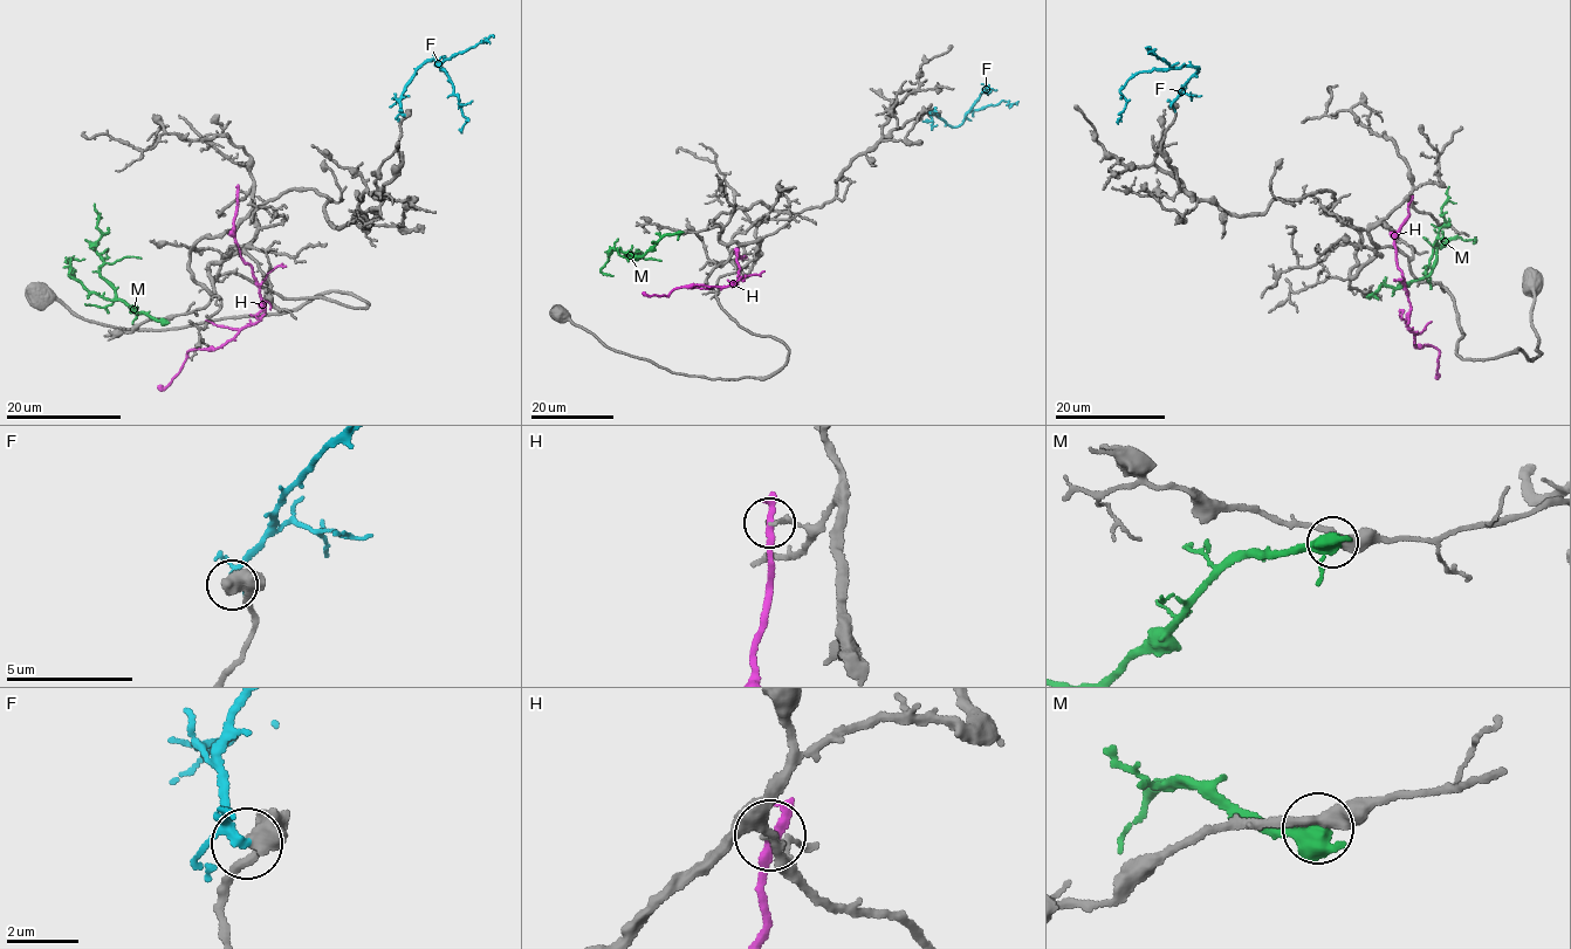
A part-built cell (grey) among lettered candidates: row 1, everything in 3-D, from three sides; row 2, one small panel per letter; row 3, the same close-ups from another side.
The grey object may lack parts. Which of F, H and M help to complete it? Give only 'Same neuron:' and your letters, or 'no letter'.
Same neuron: no letter

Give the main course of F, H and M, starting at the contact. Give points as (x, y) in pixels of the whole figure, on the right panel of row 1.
F: (1171, 105), (1199, 69), (1191, 66), (1137, 73), (1119, 90), (1126, 107), (1118, 119), (1122, 122)
H: (1408, 200), (1408, 217), (1393, 245), (1414, 345), (1439, 350), (1439, 373)
M: (1370, 294), (1381, 286), (1400, 287), (1424, 277), (1434, 249), (1456, 238), (1474, 242)

